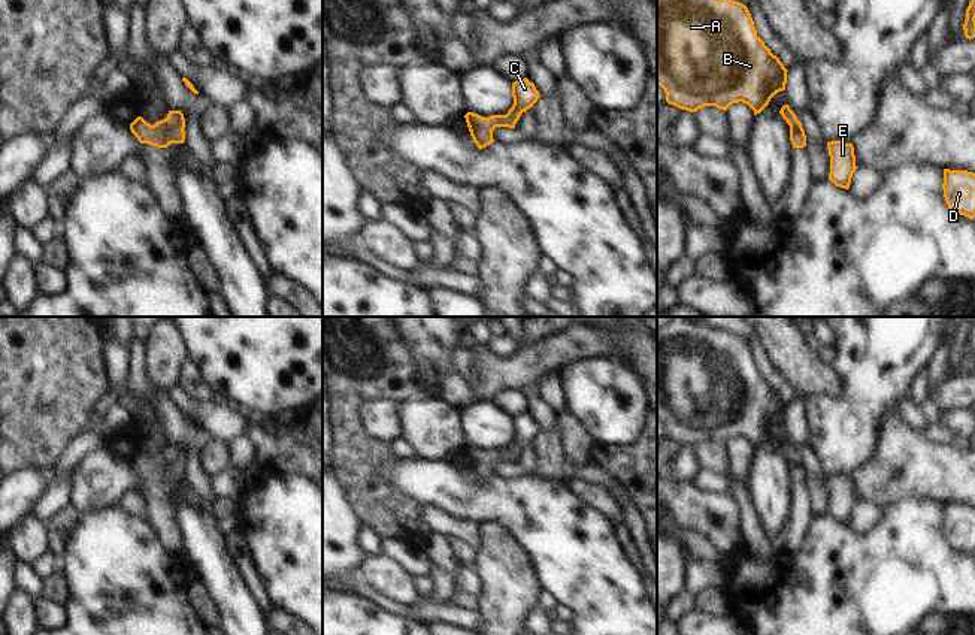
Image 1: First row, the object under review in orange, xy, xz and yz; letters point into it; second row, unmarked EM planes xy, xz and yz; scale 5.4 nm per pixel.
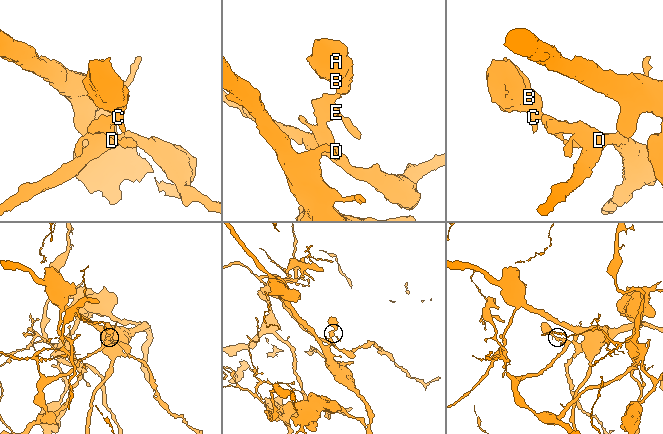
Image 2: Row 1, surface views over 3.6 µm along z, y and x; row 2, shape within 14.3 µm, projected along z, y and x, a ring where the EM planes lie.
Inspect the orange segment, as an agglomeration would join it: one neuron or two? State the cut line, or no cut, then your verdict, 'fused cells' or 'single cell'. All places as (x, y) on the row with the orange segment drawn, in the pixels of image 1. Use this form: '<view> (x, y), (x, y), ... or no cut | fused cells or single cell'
no cut | single cell

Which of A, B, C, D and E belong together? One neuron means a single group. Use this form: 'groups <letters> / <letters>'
groups A B C D E

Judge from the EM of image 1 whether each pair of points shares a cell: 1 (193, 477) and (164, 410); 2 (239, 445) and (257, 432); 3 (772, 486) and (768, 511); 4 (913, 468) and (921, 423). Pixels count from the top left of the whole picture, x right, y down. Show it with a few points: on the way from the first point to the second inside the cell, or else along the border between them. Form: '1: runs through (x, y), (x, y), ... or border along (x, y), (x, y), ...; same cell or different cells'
1: runs through (191, 460), (191, 443), (175, 426); same cell
2: border along (244, 434), (256, 451), (257, 465); different cells
3: runs through (772, 492), (772, 505); same cell
4: border along (898, 414), (907, 425), (921, 434); different cells

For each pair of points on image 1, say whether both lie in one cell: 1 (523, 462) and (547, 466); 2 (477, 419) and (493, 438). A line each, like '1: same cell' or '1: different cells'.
1: different cells
2: same cell

